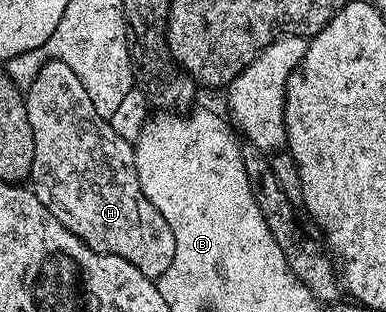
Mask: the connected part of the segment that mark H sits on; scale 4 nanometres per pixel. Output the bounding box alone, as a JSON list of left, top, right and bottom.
[25,60,175,279]

